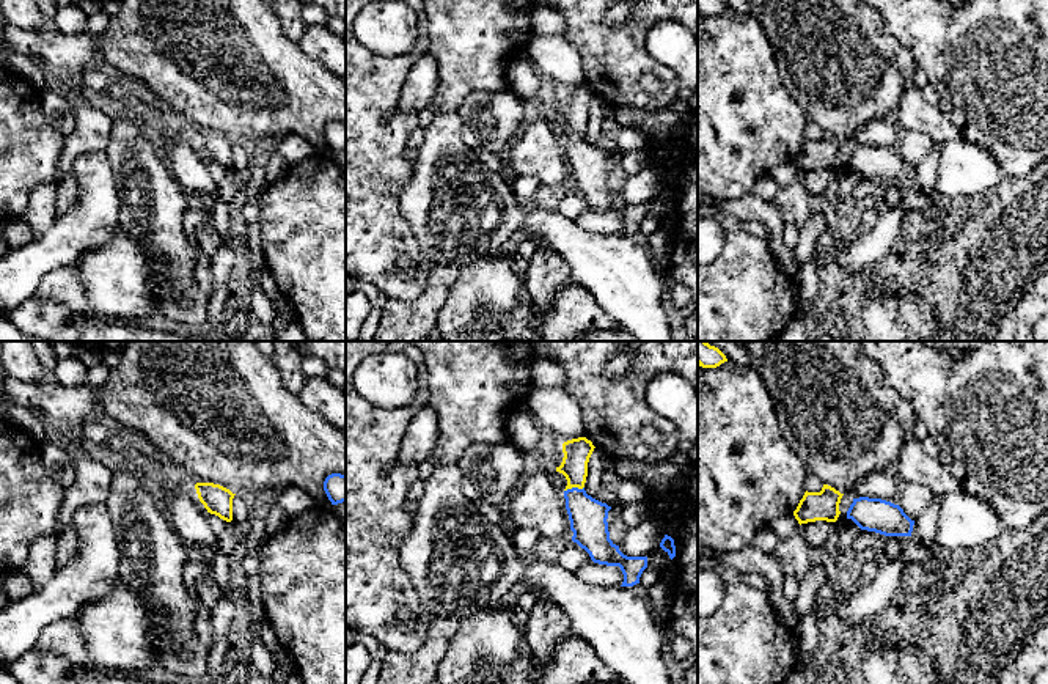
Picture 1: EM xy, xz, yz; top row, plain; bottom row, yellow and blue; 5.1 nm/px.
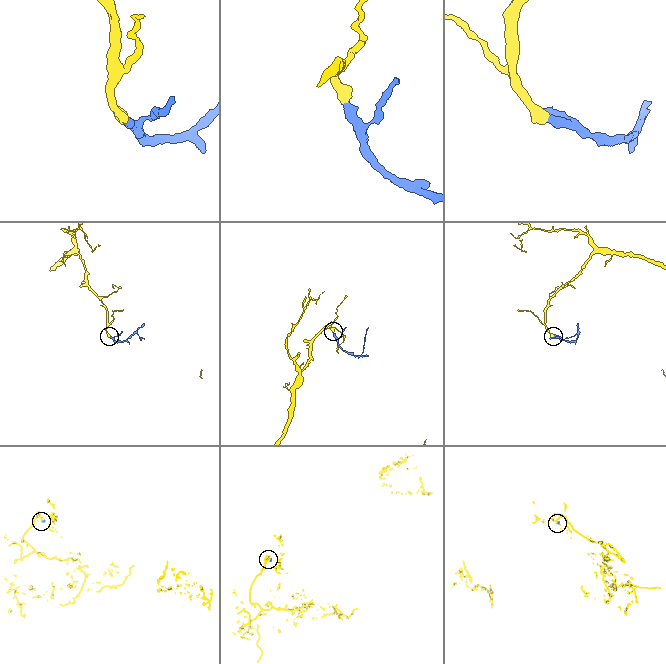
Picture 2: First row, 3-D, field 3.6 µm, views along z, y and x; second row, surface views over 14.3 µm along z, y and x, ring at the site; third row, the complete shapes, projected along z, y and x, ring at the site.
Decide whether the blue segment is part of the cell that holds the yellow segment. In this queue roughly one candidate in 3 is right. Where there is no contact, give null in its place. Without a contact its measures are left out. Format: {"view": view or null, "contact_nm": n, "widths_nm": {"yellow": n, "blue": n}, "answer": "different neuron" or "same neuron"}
{"view": "xz", "contact_nm": 110, "widths_nm": {"yellow": 140, "blue": 190}, "answer": "same neuron"}

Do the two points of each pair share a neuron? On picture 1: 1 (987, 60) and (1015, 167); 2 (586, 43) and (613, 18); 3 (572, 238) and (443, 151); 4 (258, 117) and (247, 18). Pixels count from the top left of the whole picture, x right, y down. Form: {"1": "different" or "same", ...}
{"1": "same", "2": "different", "3": "same", "4": "same"}

